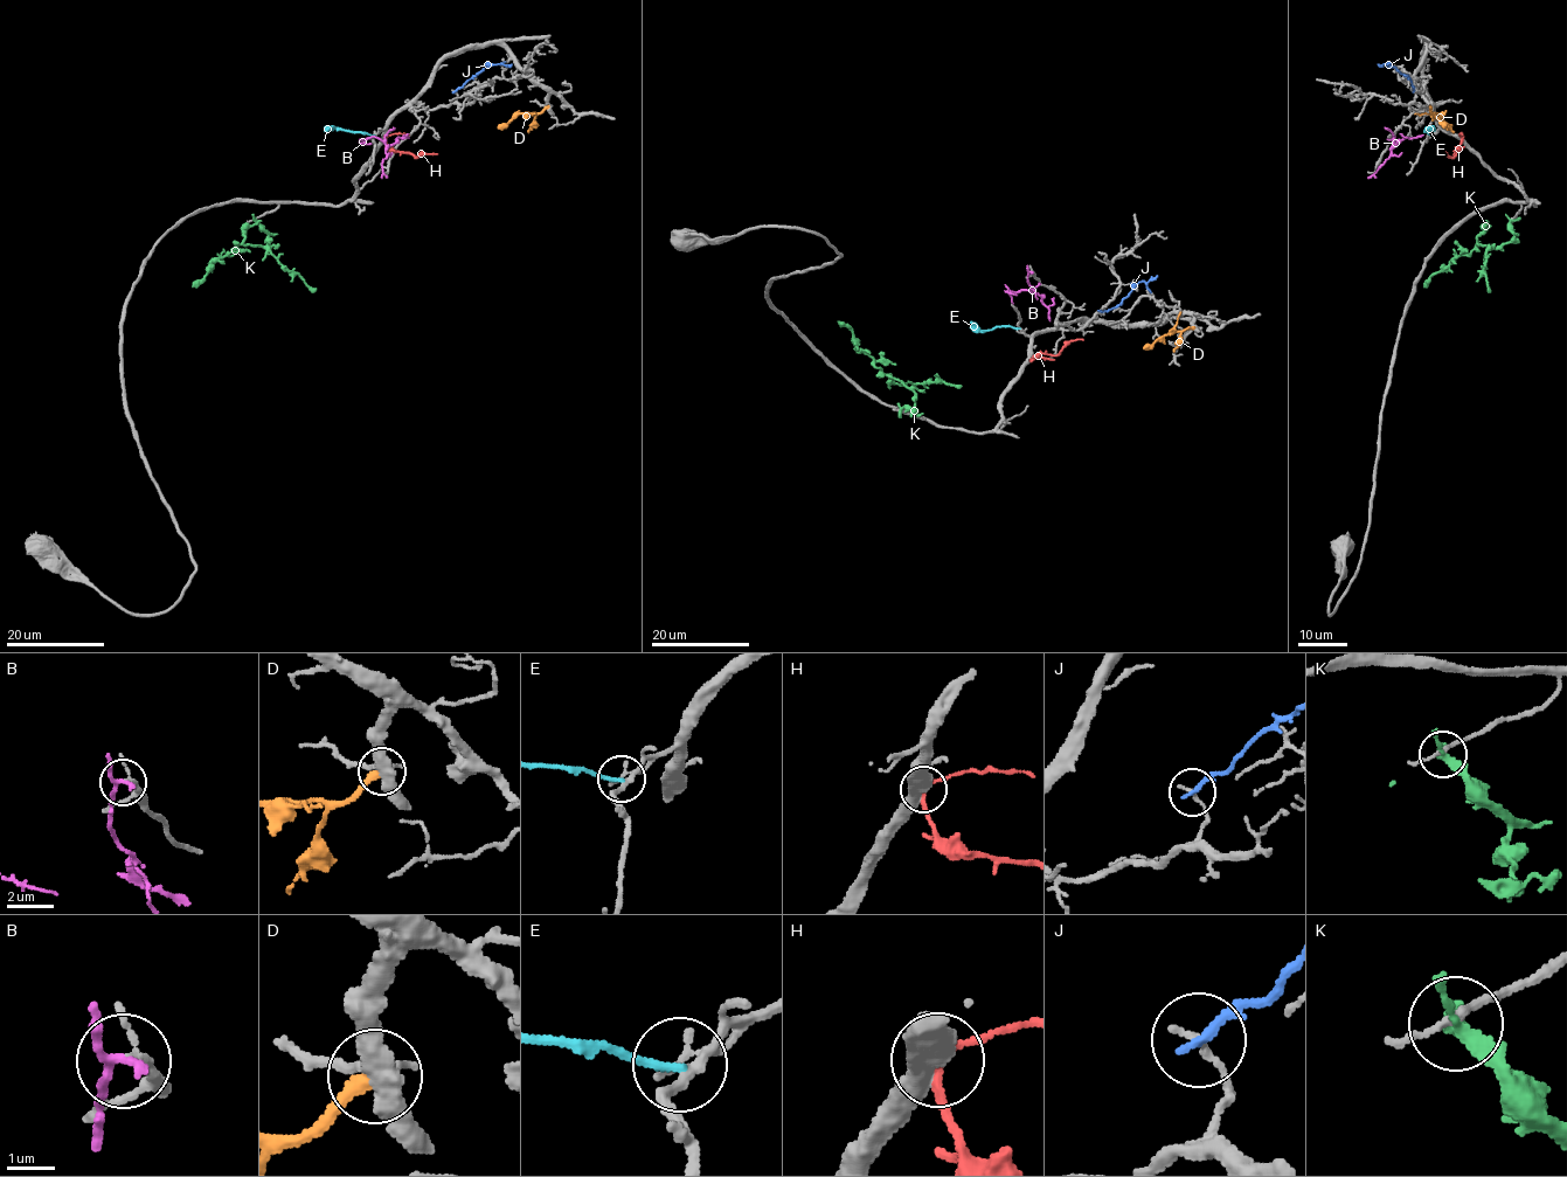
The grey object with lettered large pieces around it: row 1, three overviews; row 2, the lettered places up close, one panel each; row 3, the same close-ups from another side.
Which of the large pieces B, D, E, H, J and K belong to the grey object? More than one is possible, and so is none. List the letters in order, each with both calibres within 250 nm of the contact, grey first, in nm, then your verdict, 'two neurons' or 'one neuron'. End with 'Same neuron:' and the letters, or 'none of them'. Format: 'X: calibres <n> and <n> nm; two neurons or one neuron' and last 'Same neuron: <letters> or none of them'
B: calibres 160 and 180 nm; two neurons
D: calibres 400 and 320 nm; two neurons
E: calibres 200 and 160 nm; two neurons
H: calibres 480 and 220 nm; two neurons
J: calibres 200 and 200 nm; two neurons
K: calibres 180 and 240 nm; two neurons
Same neuron: none of them

